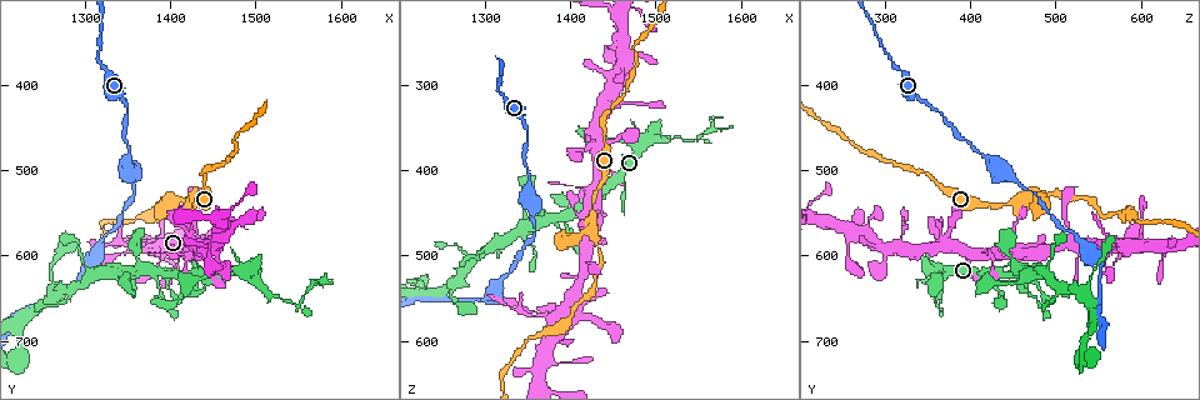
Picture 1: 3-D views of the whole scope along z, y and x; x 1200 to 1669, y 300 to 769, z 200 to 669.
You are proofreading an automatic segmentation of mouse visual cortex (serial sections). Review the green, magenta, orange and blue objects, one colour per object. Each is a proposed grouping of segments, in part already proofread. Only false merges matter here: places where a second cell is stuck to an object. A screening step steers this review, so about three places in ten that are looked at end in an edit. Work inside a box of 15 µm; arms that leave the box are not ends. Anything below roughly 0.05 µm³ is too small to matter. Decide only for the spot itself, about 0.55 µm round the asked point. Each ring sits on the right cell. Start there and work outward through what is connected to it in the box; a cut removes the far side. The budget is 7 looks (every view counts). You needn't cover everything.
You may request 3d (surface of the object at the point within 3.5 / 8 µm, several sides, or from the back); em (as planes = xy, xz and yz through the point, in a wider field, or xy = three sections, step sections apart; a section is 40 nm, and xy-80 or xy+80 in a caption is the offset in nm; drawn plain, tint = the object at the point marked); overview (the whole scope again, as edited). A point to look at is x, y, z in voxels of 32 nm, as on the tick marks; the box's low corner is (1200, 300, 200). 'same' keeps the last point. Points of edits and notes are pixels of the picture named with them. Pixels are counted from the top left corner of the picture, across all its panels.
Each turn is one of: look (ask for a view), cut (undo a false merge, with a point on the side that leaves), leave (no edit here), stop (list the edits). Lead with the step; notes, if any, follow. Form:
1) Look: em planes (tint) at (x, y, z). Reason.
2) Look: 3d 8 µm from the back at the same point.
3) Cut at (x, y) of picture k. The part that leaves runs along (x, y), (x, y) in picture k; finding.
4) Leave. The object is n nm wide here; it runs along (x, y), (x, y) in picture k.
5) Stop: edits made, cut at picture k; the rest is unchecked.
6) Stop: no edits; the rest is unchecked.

Look: 3d 3.5 µm at (1505, 640, 365). Sudden change in width.

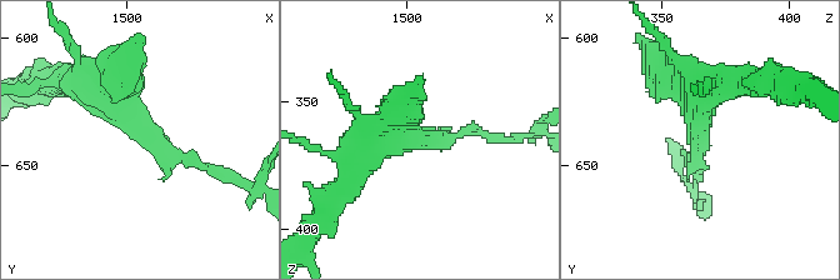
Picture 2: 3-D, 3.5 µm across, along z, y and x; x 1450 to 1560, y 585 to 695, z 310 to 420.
Look: em planes (tint) at (1509, 638, 363). The arms are 150, 450 nm wide.

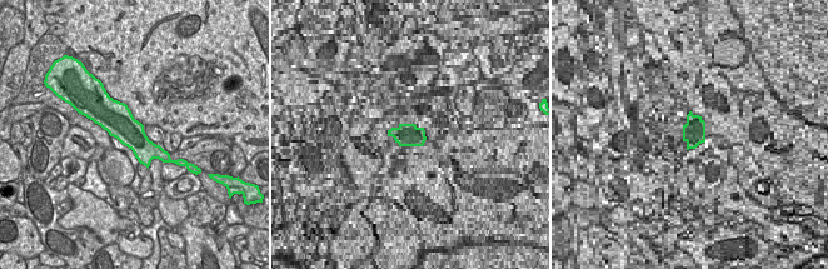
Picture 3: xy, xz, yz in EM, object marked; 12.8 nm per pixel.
Leave. It runs along (83, 81), (168, 150), (216, 174) in picture 2; all the same cell.

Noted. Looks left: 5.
Look: 3d 3.5 µm at (1450, 620, 400).

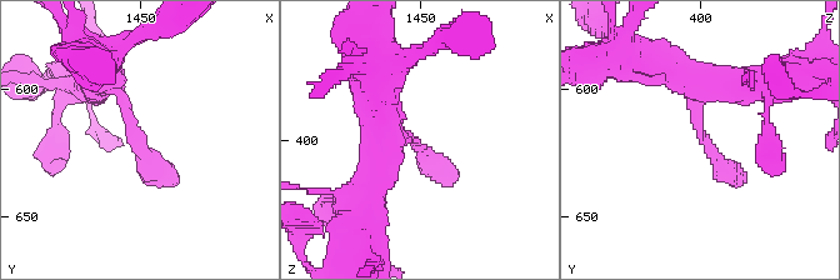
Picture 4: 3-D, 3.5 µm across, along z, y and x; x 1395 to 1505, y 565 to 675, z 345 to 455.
Look: em planes (tint) at (1449, 617, 401). Shape alone is not enough.

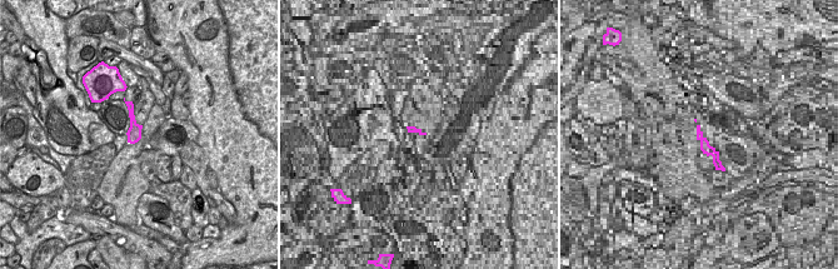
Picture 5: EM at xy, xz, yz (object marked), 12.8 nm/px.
Look: em xy step 3 (tint) at the same point. Another direction.

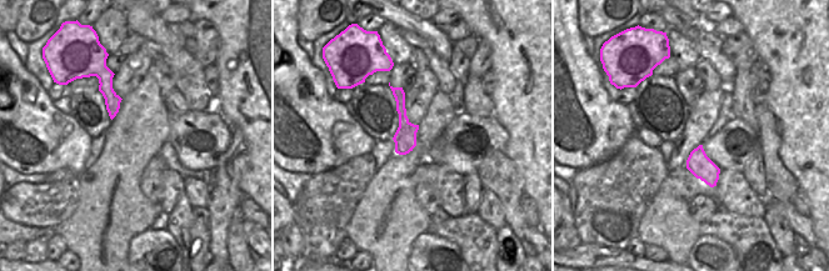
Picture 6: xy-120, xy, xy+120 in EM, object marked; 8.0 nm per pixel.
Leave. It runs along (96, 83), (120, 94), (150, 168), (178, 183) in picture 4; all the same cell.

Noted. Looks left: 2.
Look: 3d 3.5 µm at (1370, 590, 570). Thick turns thin.

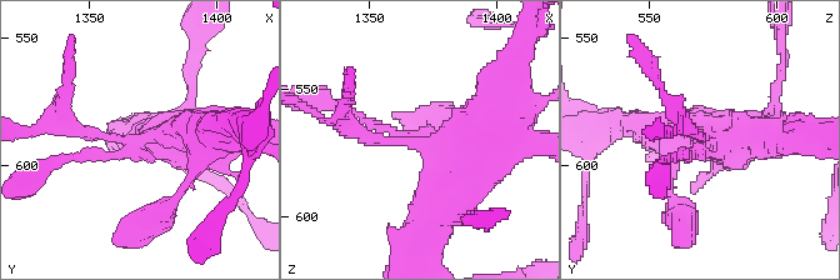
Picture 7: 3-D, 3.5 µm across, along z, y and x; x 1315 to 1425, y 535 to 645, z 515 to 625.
Look: em planes (tint) at (1368, 590, 571). 3 arms meet here; the arms are 100, 200, 600 nm wide; now the EM.

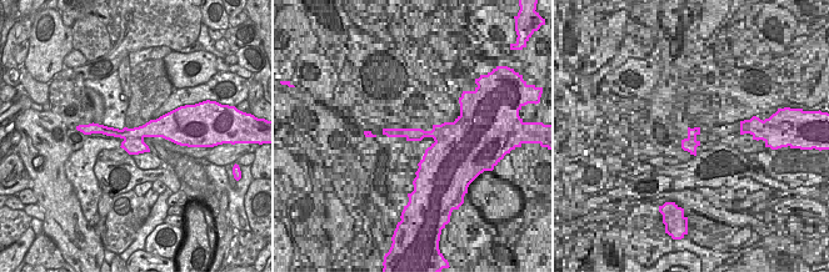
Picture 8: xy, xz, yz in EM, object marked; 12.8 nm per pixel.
Leave. One cell here.

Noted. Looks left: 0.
Stop: no edits; the rest is unchecked.

